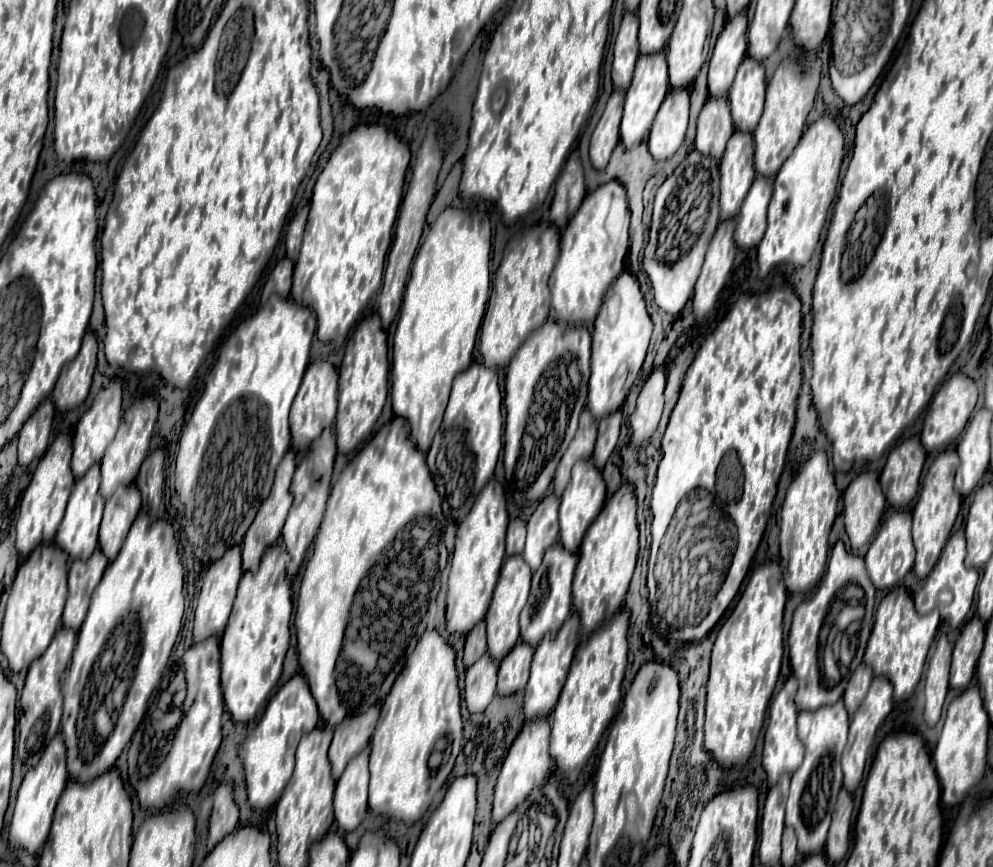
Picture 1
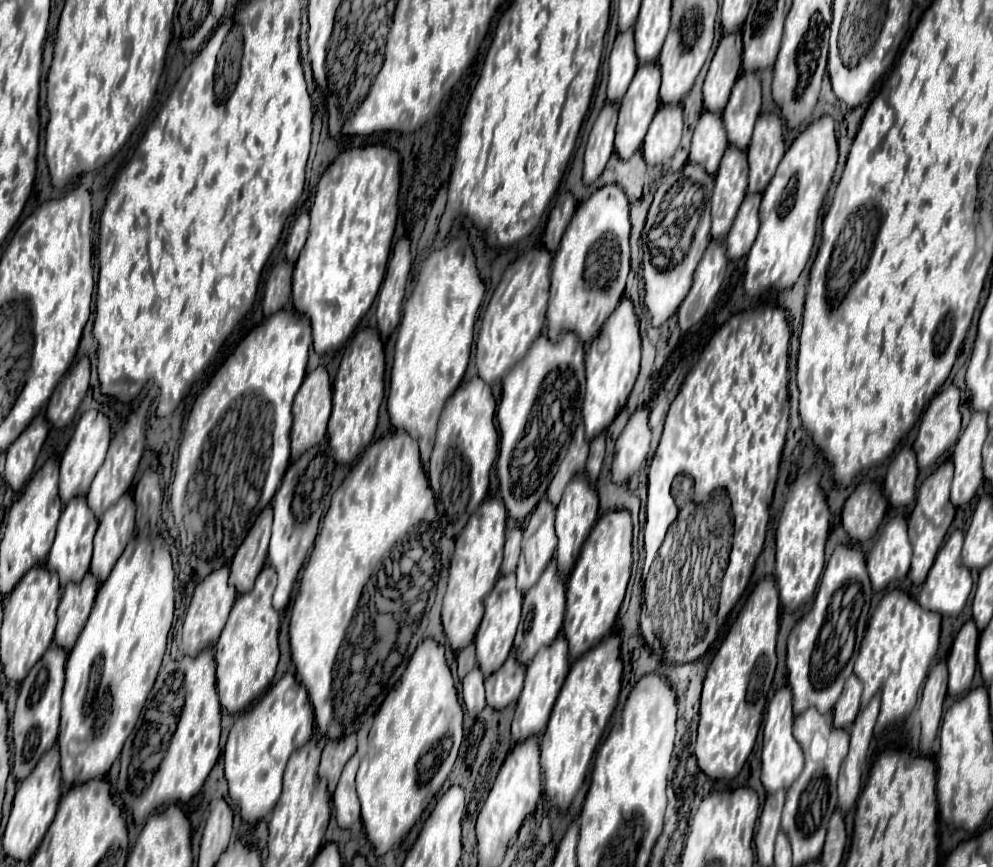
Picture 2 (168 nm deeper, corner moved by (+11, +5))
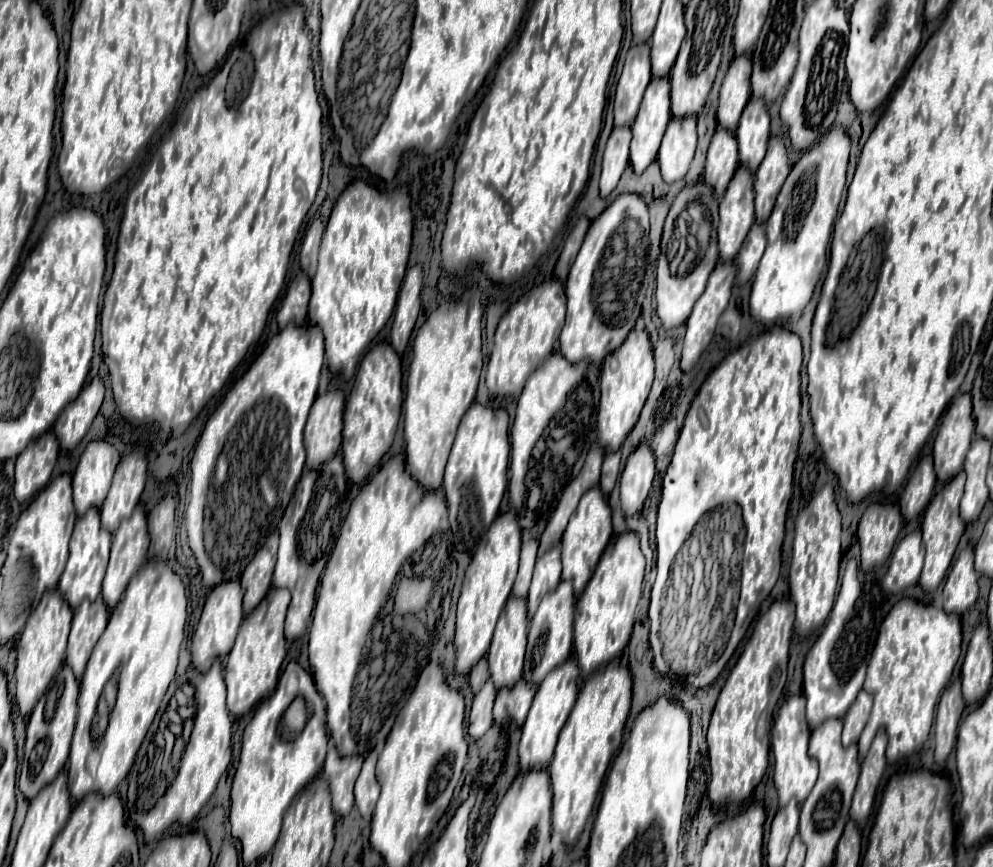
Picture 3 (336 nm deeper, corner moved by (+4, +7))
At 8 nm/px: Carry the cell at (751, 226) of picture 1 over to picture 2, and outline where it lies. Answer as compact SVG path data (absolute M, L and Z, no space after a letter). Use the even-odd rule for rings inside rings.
M750 192L746 194L746 198L744 198L736 218L734 218L734 224L732 224L732 228L726 236L728 256L734 258L734 260L746 256L752 242L756 240L760 200L762 200L762 196L750 196Z

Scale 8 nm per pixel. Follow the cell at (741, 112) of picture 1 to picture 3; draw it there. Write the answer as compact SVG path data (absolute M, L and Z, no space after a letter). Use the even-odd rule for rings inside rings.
M749 100L741 116L739 128L735 132L735 138L739 142L741 166L755 174L757 166L763 162L767 154L769 142L769 114L763 100Z

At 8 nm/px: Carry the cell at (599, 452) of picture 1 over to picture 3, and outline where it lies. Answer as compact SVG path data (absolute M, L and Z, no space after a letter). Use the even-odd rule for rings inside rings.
M609 452L603 462L603 472L601 472L601 490L605 496L611 494L611 490L617 484L619 478L619 468L621 468L621 452Z

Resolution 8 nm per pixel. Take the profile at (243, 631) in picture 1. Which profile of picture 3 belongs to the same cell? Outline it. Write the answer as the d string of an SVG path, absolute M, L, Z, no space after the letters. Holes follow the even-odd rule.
M271 588L265 600L243 620L237 634L235 646L225 662L225 682L227 682L227 710L233 716L247 714L265 696L277 688L281 664L287 654L287 640L283 636L285 612L289 608L289 590Z

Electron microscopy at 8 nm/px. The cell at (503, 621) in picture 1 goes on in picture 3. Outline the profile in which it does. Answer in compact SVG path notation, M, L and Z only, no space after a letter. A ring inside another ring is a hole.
M509 598L497 628L495 628L495 636L491 642L491 648L487 652L487 660L489 660L489 676L493 680L493 684L497 686L497 690L501 688L513 688L521 676L523 676L523 664L525 664L525 650L527 650L527 632L529 632L529 620L527 620L527 604L525 600L517 600L517 598Z

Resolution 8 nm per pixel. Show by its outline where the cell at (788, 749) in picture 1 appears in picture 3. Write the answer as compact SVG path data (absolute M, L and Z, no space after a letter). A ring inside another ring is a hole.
M801 694L791 696L777 712L777 718L773 722L773 730L771 730L771 748L775 754L775 788L779 794L779 806L787 806L789 800L797 800L797 804L801 804L815 780L817 780L817 762L813 758L809 758L807 754L807 744L809 744L809 736L811 736L811 728L807 724L805 718L805 698Z

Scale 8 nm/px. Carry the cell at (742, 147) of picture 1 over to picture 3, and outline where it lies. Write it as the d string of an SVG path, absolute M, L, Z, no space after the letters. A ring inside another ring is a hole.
M739 168L719 204L719 260L733 262L739 254L749 228L755 222L753 208L753 176L747 168Z

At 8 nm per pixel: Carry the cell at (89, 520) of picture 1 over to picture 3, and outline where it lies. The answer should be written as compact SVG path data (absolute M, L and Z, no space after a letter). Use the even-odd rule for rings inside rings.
M89 510L89 514L79 518L75 524L75 532L69 546L69 560L67 560L63 578L59 582L59 590L61 594L65 594L65 600L71 604L71 608L77 608L83 600L93 602L99 598L101 582L109 562L109 550L111 550L111 534L103 532L99 512Z

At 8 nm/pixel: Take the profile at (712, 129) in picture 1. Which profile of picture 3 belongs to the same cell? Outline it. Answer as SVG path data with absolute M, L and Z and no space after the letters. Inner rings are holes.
M717 128L705 164L705 182L713 188L713 196L721 198L739 168L739 152L737 152L737 138L729 134L729 130Z

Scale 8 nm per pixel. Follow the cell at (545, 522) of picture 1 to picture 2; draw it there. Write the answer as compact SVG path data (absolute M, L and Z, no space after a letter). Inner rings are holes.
M546 498L540 500L524 528L522 550L516 568L518 588L522 592L526 592L538 580L556 550L558 540L554 534L554 508L556 506Z

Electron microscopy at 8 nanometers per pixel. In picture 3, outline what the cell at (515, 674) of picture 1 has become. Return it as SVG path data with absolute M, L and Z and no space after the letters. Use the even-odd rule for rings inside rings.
M519 680L509 690L501 690L497 694L497 700L495 700L493 720L497 724L503 724L503 722L511 720L511 722L523 726L535 692L537 692L537 688L533 684L529 684L527 680Z

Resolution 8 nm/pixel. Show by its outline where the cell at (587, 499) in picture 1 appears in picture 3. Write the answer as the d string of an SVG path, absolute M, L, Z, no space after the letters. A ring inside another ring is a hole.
M595 486L591 490L587 490L577 506L577 510L573 512L569 526L565 530L561 548L563 548L563 580L573 582L573 590L575 590L575 598L579 598L589 582L589 578L593 576L593 570L603 554L603 550L607 548L609 540L613 536L613 524L611 524L611 508L607 504L607 498L603 496L601 488Z

